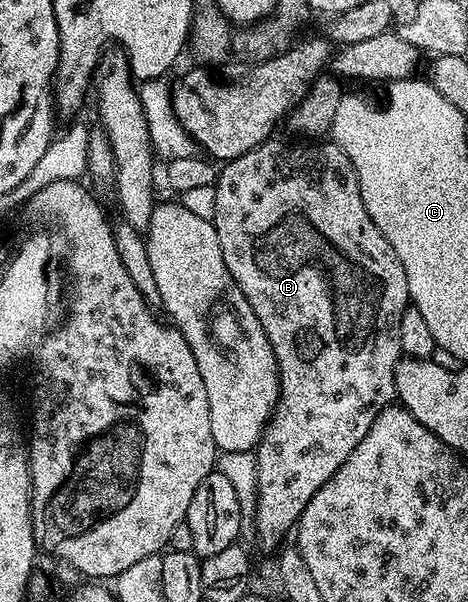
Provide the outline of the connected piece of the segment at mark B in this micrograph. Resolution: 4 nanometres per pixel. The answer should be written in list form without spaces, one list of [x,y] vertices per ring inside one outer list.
[[[269,139],[258,147],[246,151],[246,155],[238,155],[238,159],[227,162],[219,170],[215,181],[216,198],[214,199],[214,215],[211,217],[213,227],[218,231],[218,243],[222,247],[222,259],[226,263],[229,275],[238,283],[242,295],[246,295],[246,303],[258,315],[258,323],[262,323],[262,331],[270,339],[270,347],[274,351],[276,366],[280,372],[280,398],[276,400],[276,410],[260,444],[254,450],[254,460],[258,471],[258,491],[256,492],[256,541],[264,549],[281,548],[284,536],[295,530],[302,511],[310,499],[350,459],[350,451],[362,443],[366,431],[370,431],[370,423],[389,405],[397,400],[396,396],[396,364],[400,362],[400,316],[410,304],[406,271],[402,271],[402,263],[390,247],[386,235],[378,231],[374,219],[364,206],[362,190],[358,183],[358,175],[350,163],[350,159],[335,143],[329,145],[287,145],[284,141]]]

